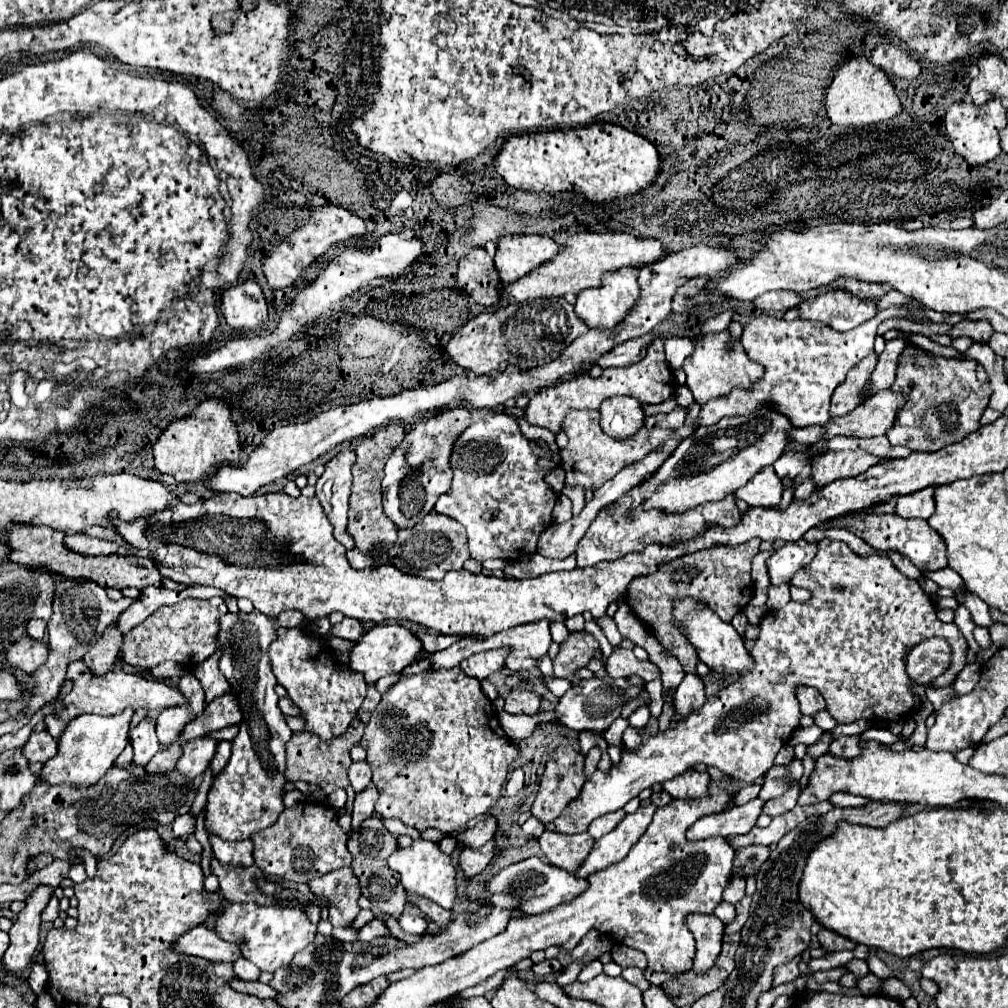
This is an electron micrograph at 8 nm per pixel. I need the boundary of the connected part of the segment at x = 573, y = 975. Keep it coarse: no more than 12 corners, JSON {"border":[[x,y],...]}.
{"border":[[570,962],[558,974],[556,984],[568,986],[578,980],[584,962]]}

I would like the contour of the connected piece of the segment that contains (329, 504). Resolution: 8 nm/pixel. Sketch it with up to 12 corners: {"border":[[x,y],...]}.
{"border":[[340,452],[316,482],[316,496],[348,550],[354,452]]}

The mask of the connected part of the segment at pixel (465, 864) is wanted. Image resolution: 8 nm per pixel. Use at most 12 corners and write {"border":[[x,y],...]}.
{"border":[[494,840],[478,850],[462,848],[460,866],[466,876],[476,876],[486,866],[486,852],[494,850]]}

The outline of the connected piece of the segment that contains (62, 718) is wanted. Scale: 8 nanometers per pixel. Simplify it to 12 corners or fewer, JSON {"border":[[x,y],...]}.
{"border":[[72,662],[68,696],[44,718],[52,738],[80,714],[186,704],[180,690],[138,674],[92,676]]}

